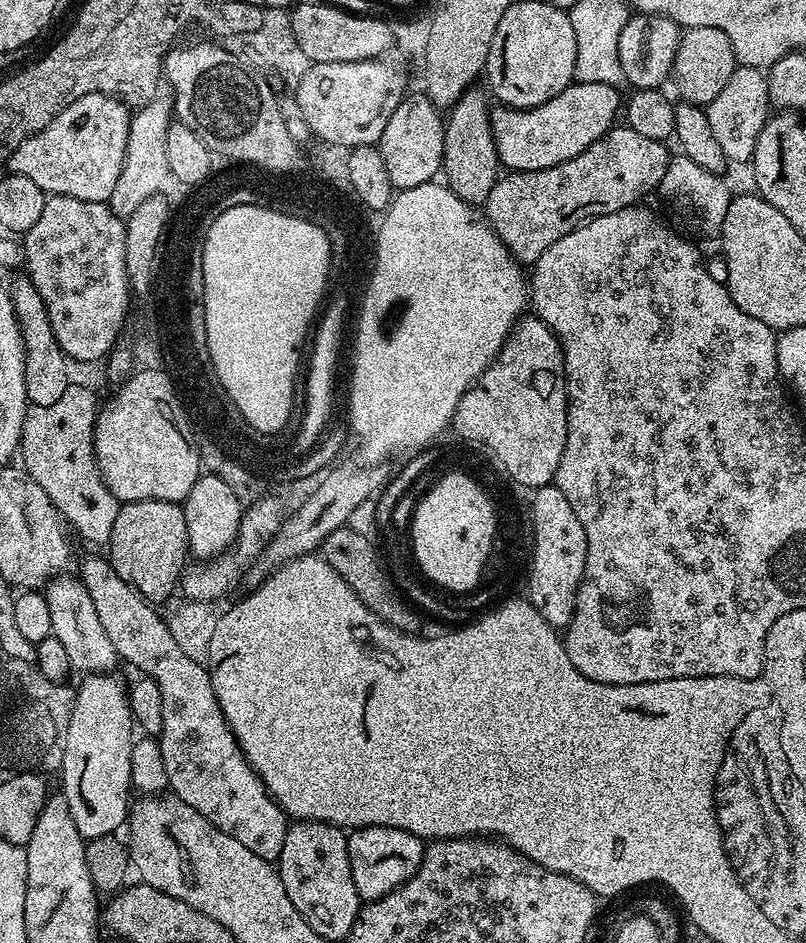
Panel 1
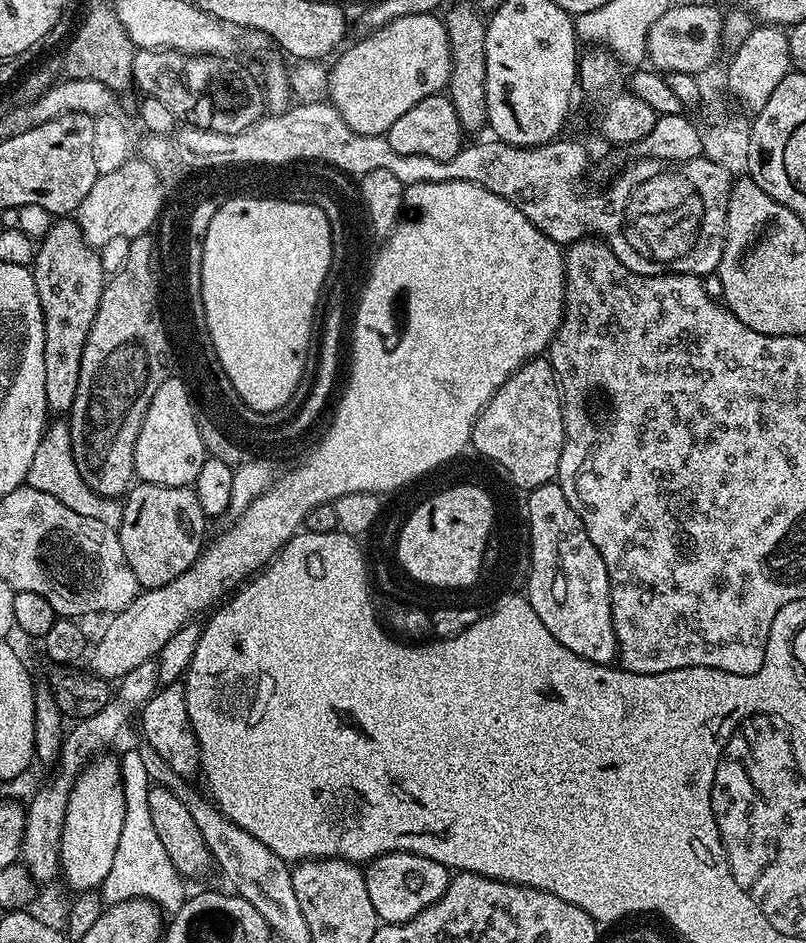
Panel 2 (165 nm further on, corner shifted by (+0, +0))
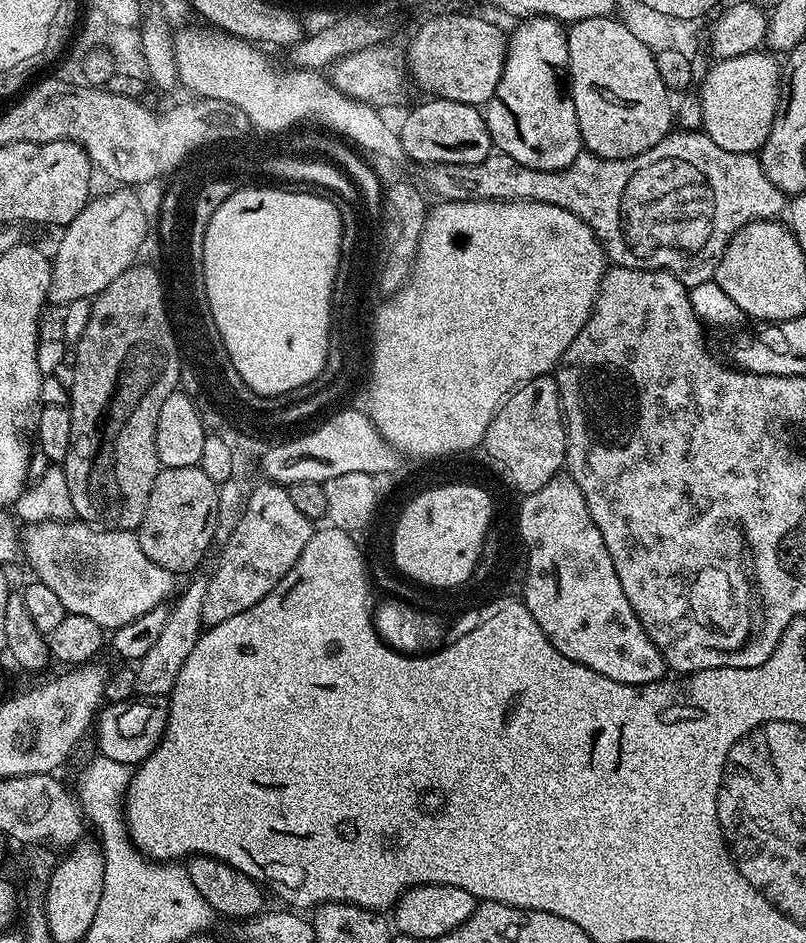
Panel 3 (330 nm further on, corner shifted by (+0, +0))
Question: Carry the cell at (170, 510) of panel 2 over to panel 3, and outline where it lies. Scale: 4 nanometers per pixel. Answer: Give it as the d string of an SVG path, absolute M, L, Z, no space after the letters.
M161 467L146 502L146 514L138 529L142 554L162 570L173 574L192 574L201 567L208 547L213 547L218 518L219 487L200 467Z

